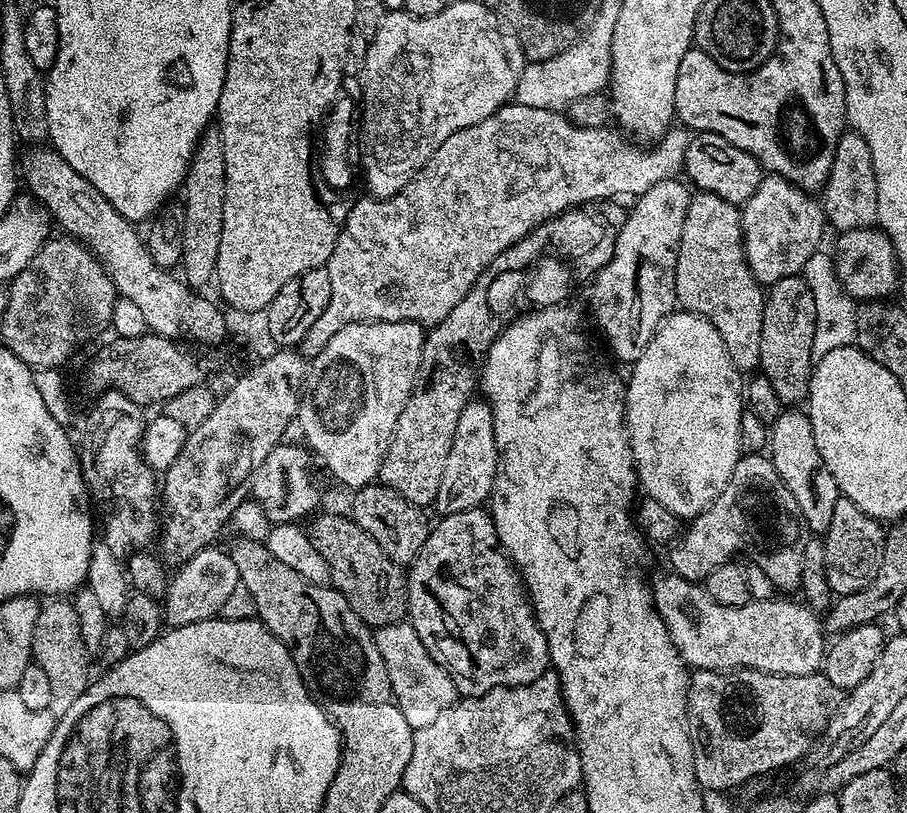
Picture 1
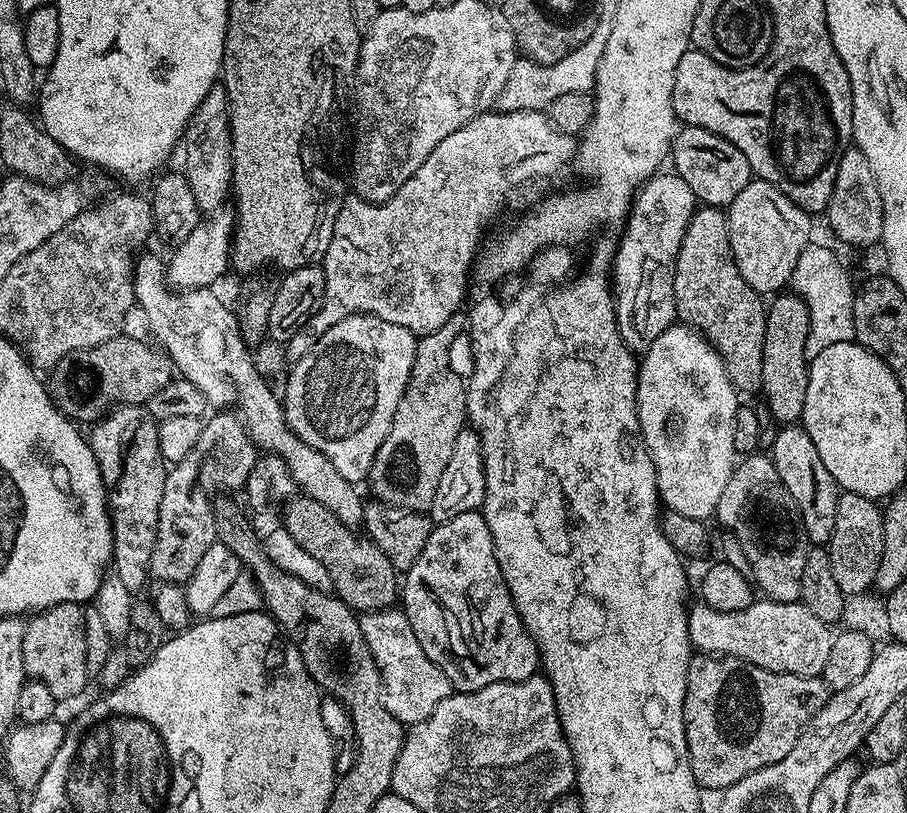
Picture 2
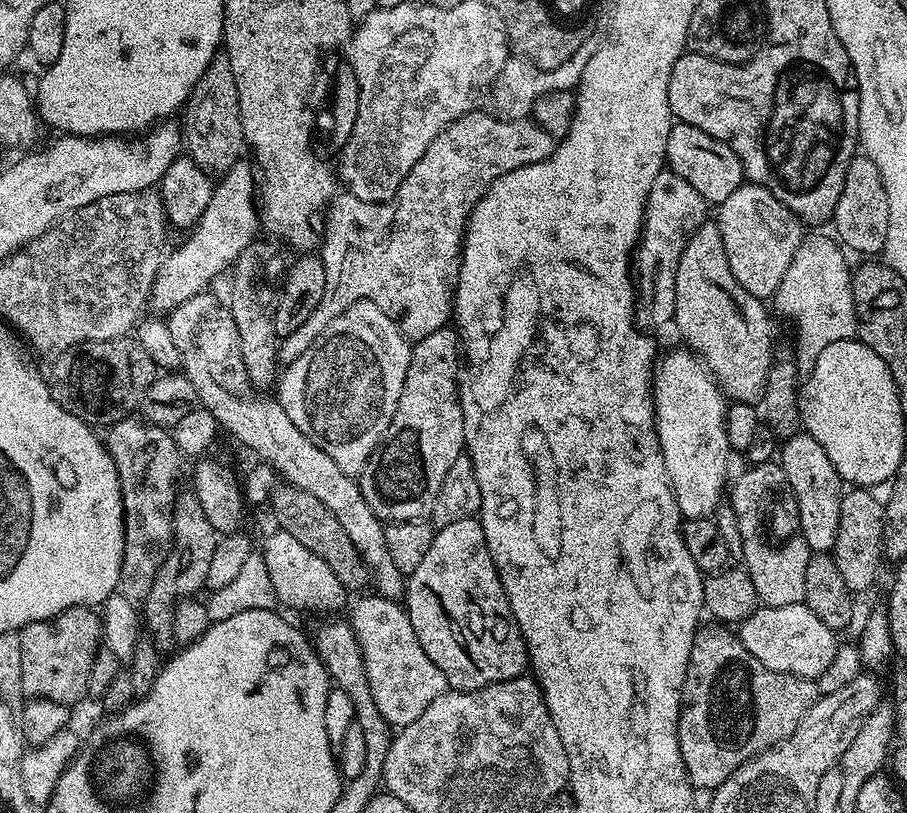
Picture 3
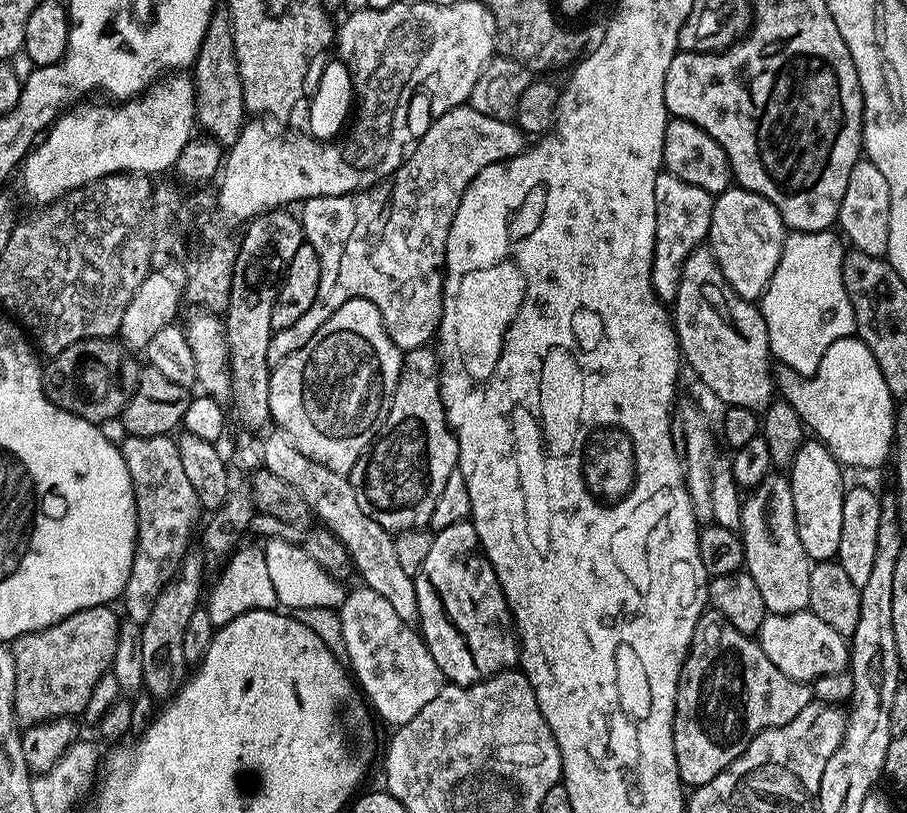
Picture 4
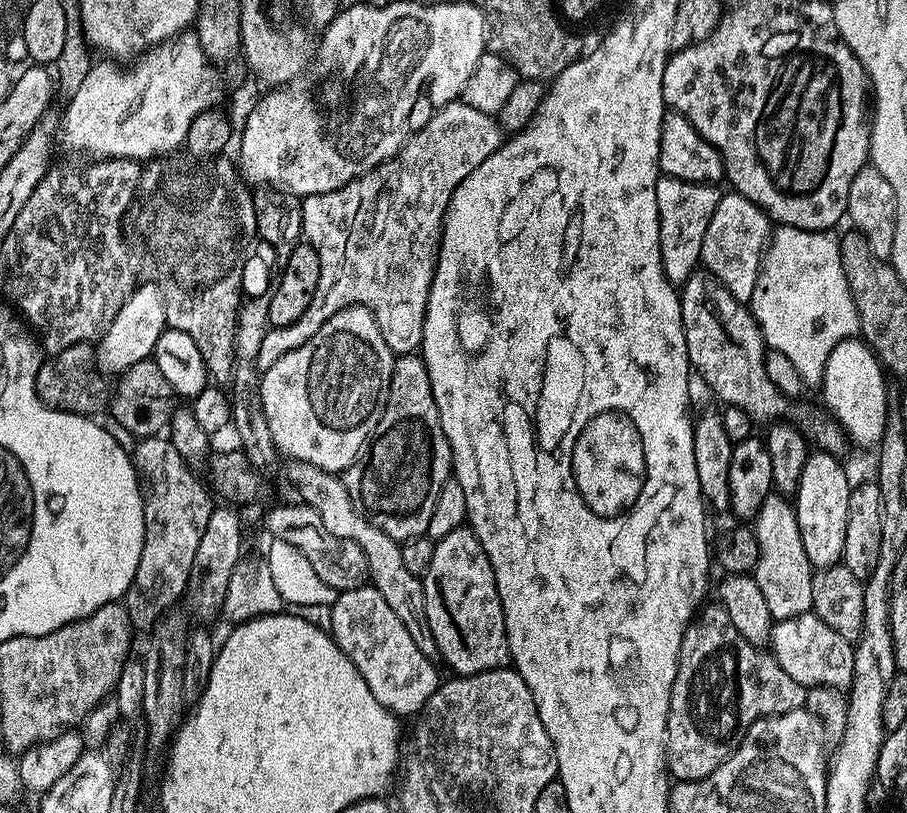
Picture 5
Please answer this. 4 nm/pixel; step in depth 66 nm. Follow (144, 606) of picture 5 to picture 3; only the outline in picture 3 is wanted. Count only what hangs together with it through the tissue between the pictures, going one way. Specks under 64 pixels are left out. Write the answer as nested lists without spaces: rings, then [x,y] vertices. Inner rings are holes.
[[[143,418],[122,419],[111,425],[109,432],[112,433],[106,436],[106,447],[118,470],[124,507],[124,553],[120,563],[118,592],[136,606],[150,594],[150,586],[154,586],[156,572],[160,569],[164,553],[168,551],[172,542],[172,507],[175,506],[178,495],[176,479],[180,476],[182,453],[178,450],[169,429],[159,428]]]

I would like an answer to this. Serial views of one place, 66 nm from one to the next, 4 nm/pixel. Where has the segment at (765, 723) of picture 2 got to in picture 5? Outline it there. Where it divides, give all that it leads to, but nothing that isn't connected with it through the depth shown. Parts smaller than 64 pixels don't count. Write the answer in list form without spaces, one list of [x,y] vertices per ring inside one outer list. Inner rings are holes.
[[[707,608],[688,625],[680,653],[680,665],[670,690],[668,771],[676,782],[701,780],[718,770],[718,766],[722,766],[722,762],[726,762],[726,758],[730,758],[733,750],[740,745],[753,722],[761,716],[781,716],[795,708],[804,707],[804,685],[794,682],[794,678],[782,670],[771,651],[761,650],[757,645],[746,642],[746,638],[734,630],[734,622],[730,622],[730,614],[726,614],[724,608]]]

